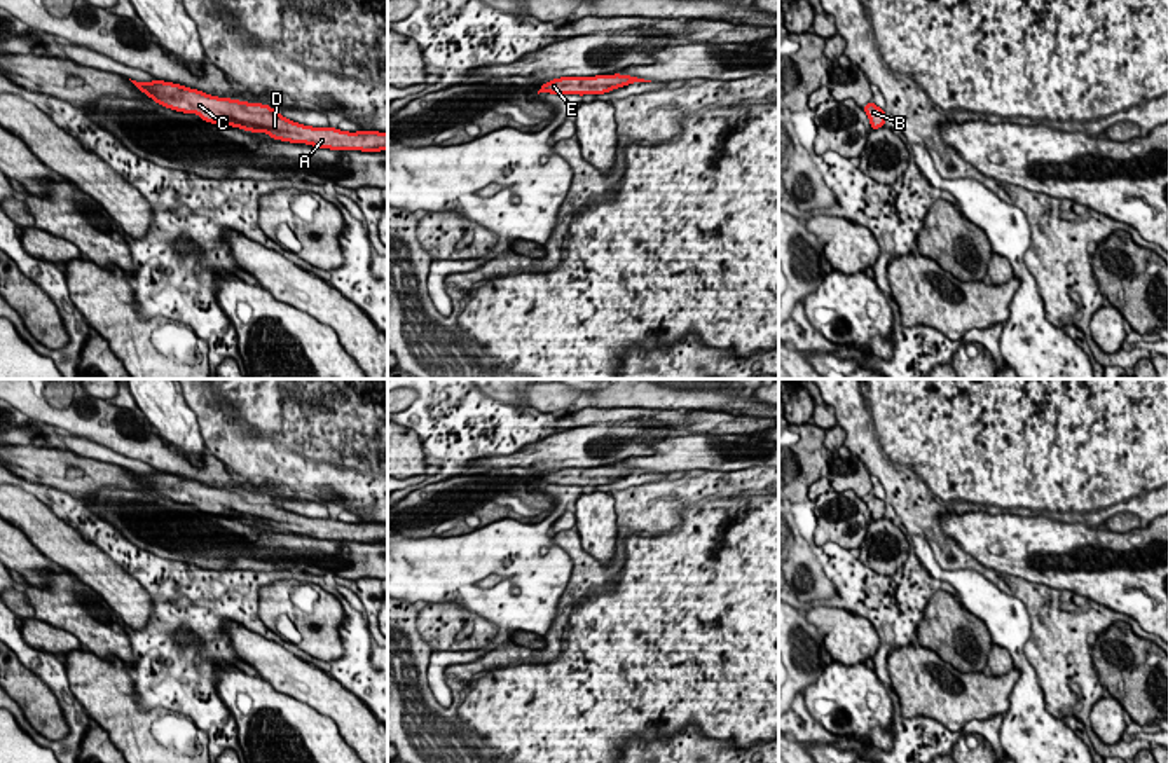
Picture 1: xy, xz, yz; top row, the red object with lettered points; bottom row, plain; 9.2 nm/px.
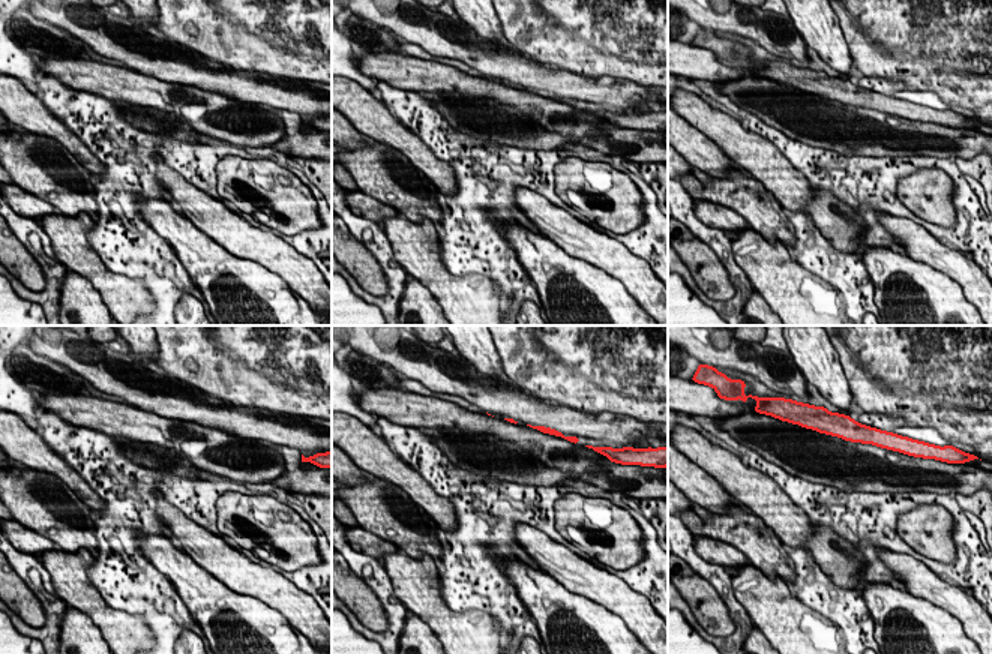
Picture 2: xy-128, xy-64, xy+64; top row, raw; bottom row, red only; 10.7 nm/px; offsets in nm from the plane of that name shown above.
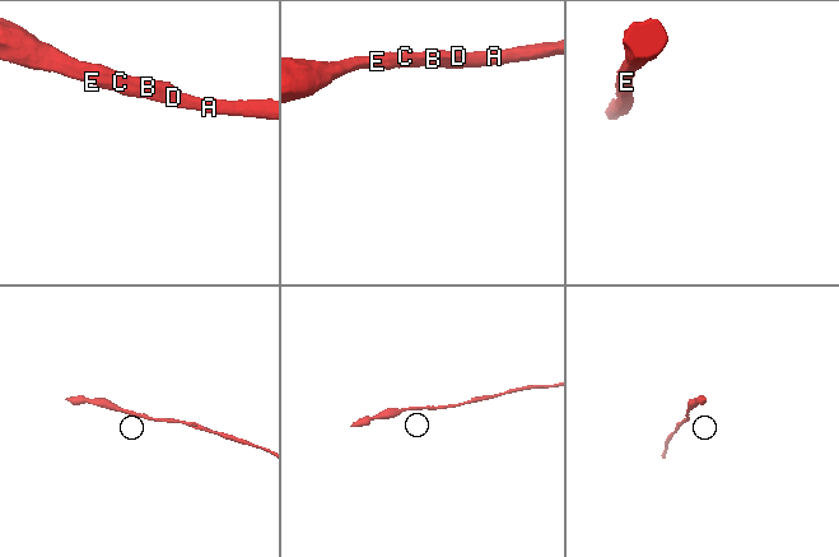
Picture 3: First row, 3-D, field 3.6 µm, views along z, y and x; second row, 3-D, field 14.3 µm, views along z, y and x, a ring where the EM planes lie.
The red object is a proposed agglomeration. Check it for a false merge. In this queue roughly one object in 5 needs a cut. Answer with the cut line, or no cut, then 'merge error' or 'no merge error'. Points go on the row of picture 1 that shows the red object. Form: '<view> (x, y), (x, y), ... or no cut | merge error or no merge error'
no cut | no merge error

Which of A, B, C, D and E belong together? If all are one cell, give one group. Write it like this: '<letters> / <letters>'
A B C D E

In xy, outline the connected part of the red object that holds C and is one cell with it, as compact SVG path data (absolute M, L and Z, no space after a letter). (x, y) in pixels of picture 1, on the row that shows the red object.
M164 80L136 82L155 103L183 113L197 113L216 126L236 126L251 133L267 133L274 140L307 143L332 150L381 152L388 148L388 134L377 131L347 133L333 127L311 127L285 119L269 105L216 98L197 89Z

